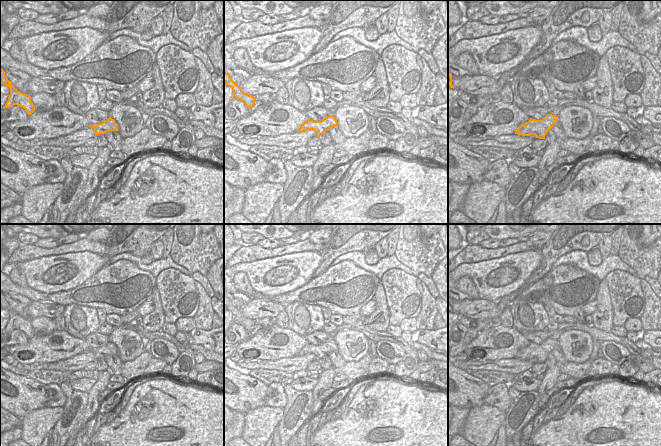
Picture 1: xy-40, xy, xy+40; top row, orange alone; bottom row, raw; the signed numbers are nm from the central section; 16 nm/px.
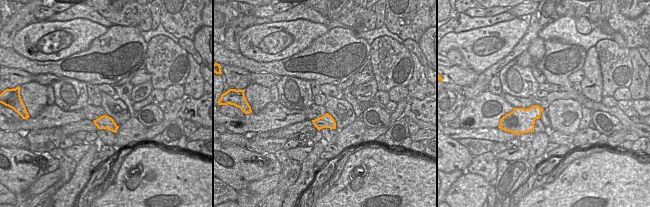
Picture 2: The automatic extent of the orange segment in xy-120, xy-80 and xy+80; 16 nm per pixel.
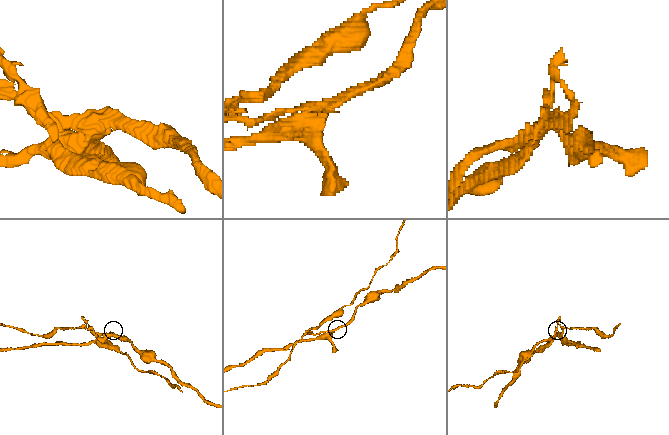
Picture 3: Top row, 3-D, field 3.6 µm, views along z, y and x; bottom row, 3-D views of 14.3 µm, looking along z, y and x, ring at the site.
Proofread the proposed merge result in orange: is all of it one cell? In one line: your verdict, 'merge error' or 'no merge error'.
merge error

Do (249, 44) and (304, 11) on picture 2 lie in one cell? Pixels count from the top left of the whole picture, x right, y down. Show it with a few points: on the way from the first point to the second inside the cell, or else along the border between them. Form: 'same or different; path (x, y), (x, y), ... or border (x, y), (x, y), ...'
different; border (311, 21), (296, 19), (264, 23)

